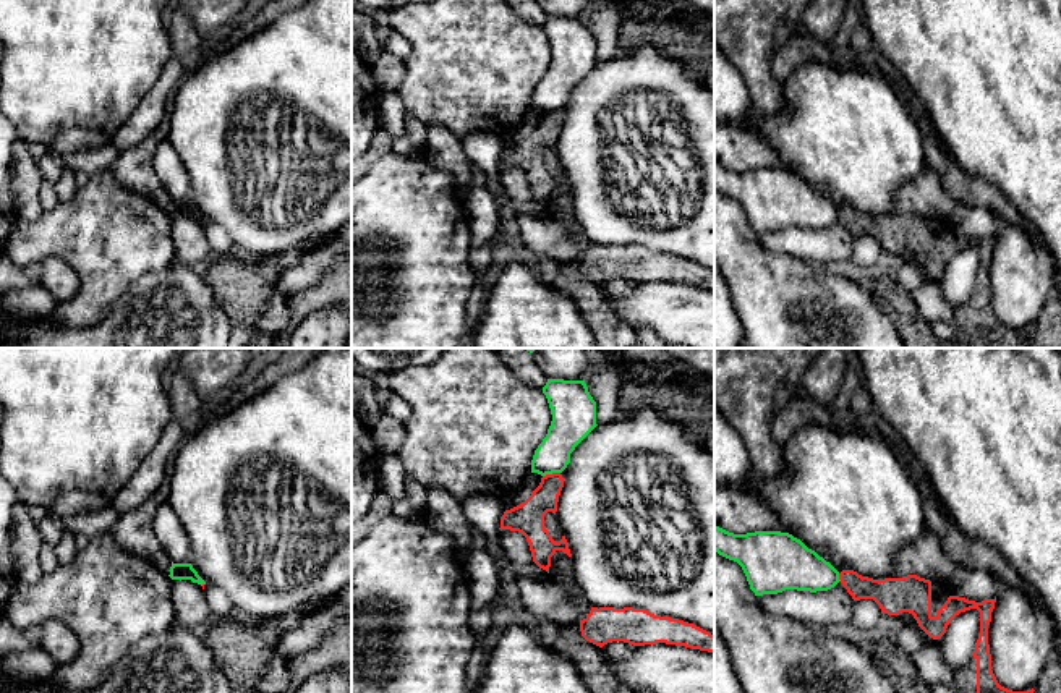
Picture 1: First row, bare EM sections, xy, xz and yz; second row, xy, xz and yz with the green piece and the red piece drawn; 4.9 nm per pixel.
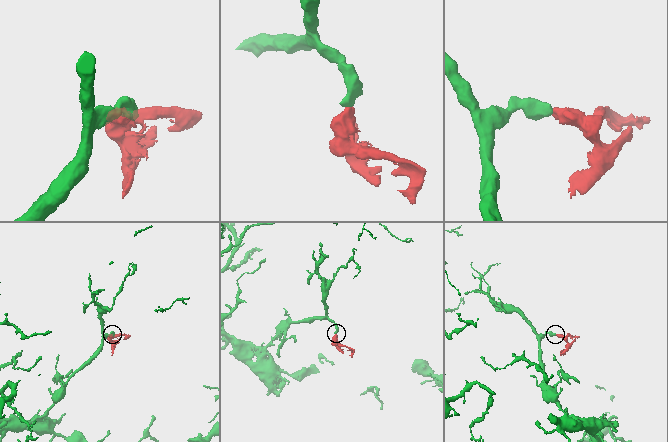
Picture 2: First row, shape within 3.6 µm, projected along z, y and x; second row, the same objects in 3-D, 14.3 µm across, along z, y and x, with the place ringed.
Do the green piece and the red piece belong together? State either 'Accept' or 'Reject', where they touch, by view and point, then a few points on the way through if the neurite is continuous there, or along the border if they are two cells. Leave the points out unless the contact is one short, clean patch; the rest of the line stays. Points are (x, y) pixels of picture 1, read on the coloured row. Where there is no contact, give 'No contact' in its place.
Reject. Touches green at xz (551, 473). Boundary: xz (559, 471), (543, 476)

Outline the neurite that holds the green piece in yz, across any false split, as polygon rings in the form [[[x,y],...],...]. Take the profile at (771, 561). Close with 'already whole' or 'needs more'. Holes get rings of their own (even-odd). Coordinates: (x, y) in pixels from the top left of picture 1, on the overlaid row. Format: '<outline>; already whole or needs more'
[[[714,526],[714,552],[742,567],[755,596],[778,594],[786,589],[828,591],[841,581],[839,572],[829,562],[789,533],[755,531],[734,534]]]; already whole

